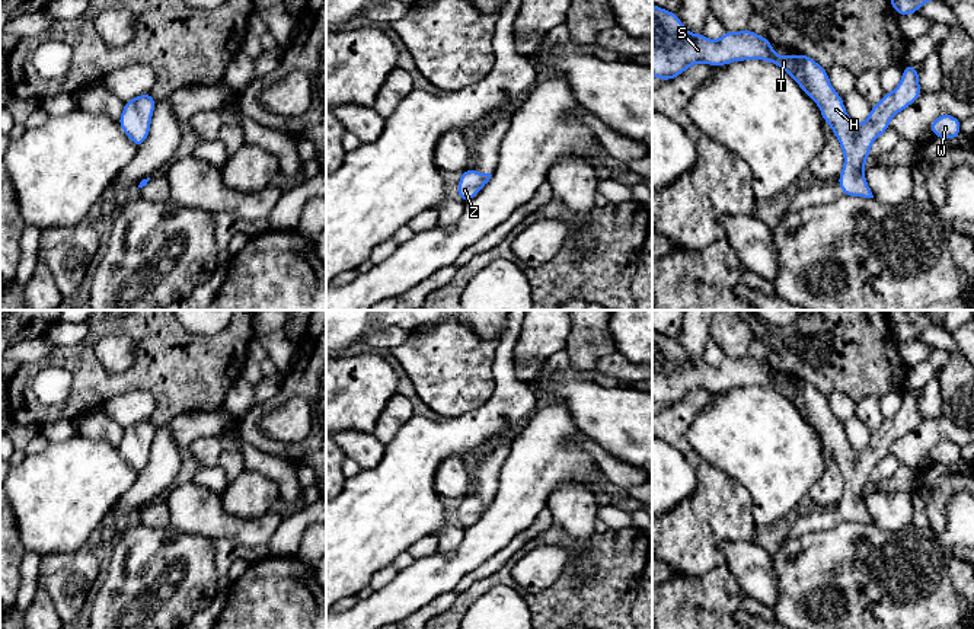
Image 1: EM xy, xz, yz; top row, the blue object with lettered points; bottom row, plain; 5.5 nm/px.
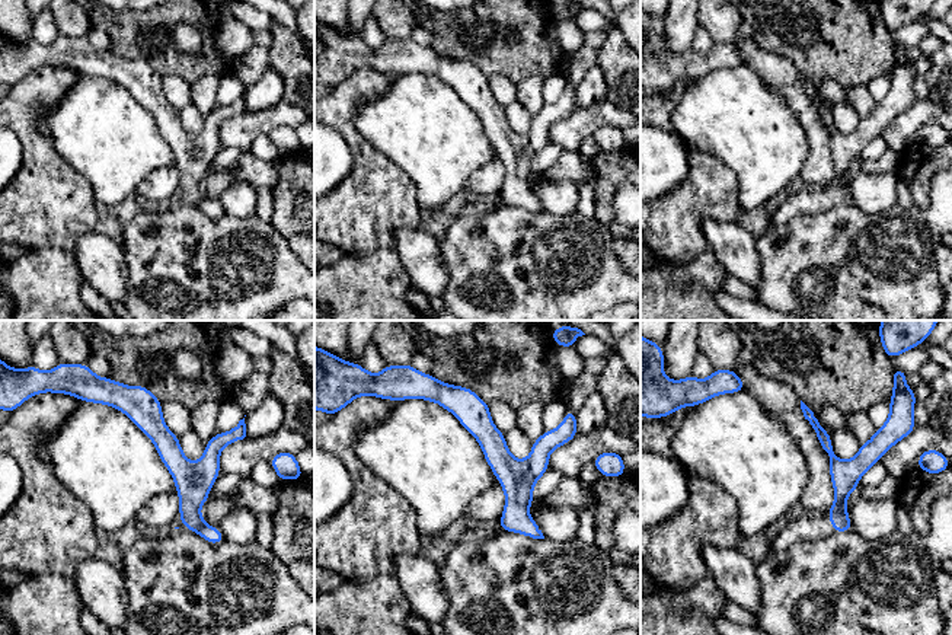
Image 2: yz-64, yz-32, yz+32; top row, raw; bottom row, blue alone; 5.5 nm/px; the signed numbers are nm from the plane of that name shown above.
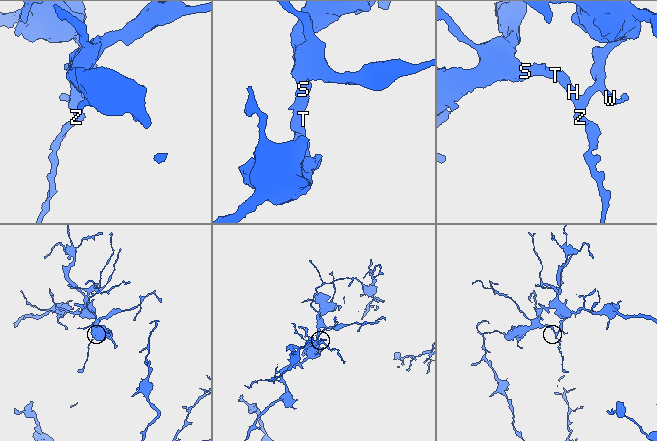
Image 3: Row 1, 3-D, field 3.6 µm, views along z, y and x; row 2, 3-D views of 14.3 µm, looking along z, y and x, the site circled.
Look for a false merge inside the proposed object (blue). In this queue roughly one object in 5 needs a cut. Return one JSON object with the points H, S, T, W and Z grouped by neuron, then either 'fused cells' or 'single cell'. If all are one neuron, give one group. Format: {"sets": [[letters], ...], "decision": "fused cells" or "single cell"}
{"sets": [["H", "S", "T", "W", "Z"]], "decision": "single cell"}

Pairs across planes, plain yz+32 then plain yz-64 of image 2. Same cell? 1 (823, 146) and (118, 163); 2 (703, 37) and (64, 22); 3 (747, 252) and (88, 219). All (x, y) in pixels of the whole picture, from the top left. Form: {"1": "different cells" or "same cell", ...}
{"1": "different cells", "2": "different cells", "3": "different cells"}

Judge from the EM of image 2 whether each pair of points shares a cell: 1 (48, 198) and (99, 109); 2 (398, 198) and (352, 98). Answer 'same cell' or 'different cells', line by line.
1: different cells
2: same cell

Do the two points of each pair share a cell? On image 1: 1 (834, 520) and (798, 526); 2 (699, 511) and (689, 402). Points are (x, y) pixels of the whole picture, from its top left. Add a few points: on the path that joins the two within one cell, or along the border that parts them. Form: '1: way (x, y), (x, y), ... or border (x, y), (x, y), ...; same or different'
1: way (826, 520), (807, 521); same
2: way (703, 484), (703, 469), (679, 440), (679, 430); same

